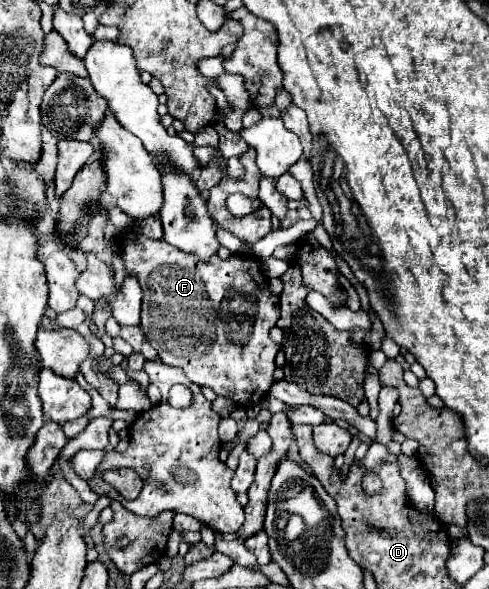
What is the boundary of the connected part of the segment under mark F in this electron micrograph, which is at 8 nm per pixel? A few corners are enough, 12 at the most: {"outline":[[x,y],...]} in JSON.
{"outline":[[128,233],[162,363],[254,407],[280,297],[260,259]]}

